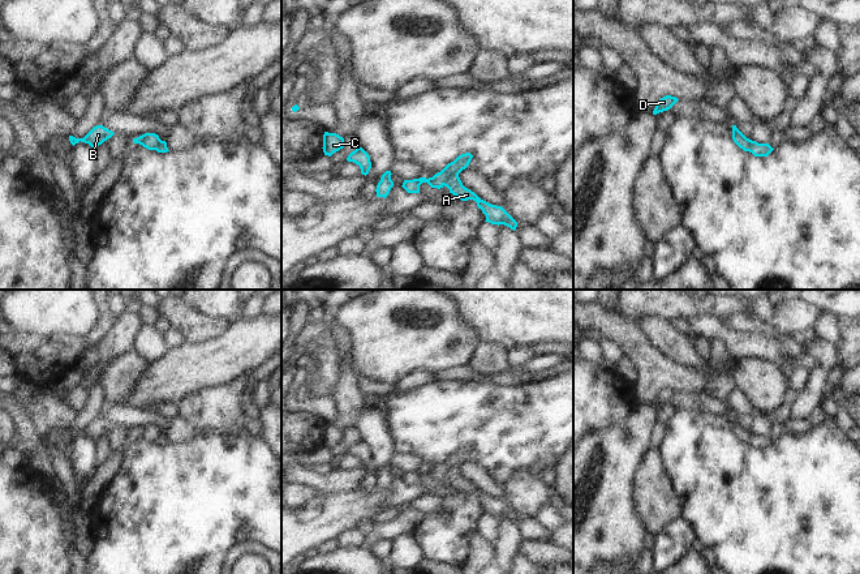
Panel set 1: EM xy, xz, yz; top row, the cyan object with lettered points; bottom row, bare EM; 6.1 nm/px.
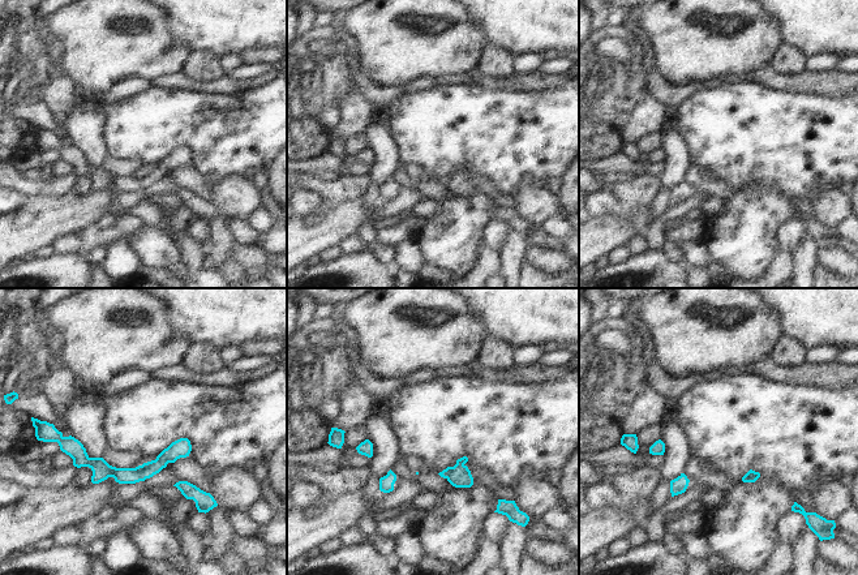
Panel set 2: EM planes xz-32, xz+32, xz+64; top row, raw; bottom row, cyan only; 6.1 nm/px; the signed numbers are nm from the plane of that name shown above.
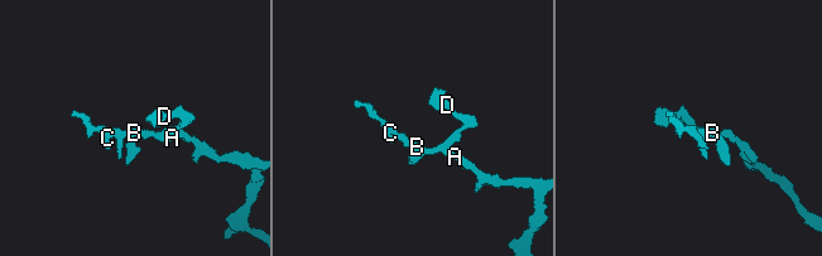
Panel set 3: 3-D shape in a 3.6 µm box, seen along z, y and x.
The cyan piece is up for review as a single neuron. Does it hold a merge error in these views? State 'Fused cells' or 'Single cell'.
Fused cells.

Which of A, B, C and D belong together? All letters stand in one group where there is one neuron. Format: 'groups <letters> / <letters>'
groups A / B C D

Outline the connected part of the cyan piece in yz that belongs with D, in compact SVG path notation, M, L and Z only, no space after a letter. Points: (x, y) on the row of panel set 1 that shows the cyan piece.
M666 95L659 99L653 113L657 115L659 112L670 110L679 99L671 95Z

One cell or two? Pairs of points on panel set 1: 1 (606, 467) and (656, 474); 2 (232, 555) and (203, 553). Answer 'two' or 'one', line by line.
1: two
2: two

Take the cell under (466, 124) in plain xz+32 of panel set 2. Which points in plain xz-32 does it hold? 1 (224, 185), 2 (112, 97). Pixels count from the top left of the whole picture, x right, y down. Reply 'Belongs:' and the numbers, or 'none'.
Belongs: none

